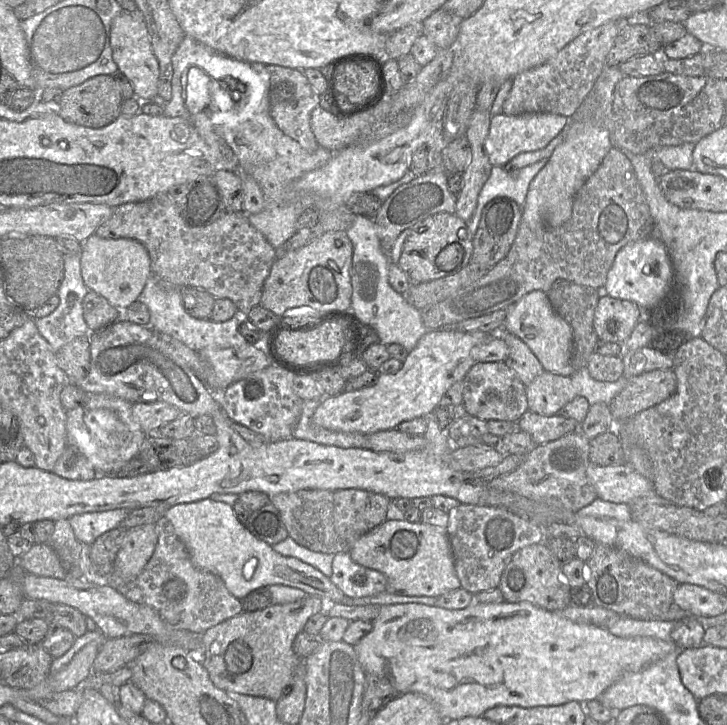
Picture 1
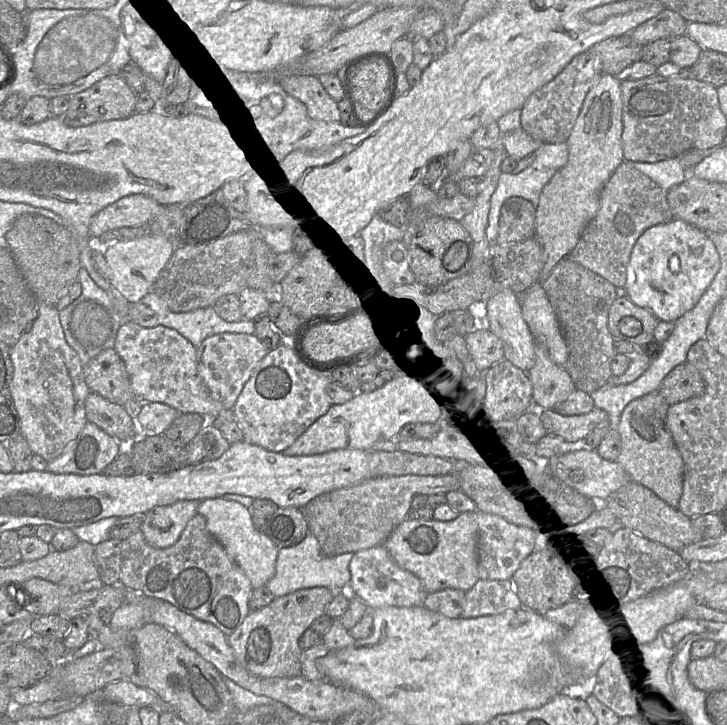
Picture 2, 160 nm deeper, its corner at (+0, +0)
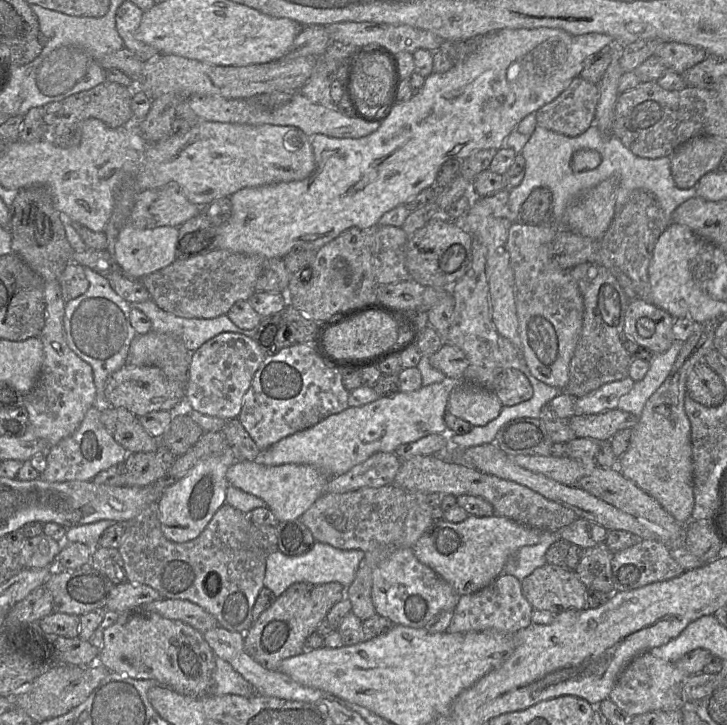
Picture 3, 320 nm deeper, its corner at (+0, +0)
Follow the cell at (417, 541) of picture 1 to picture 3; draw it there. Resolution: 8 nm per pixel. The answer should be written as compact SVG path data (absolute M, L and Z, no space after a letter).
M469 515L464 521L435 521L412 547L416 558L434 570L460 595L476 593L505 571L507 562L524 546L536 545L543 532L501 516Z

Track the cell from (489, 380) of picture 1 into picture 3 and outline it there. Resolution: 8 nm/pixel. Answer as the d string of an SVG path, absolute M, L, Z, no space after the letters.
M504 369L495 379L493 392L499 398L502 406L515 406L529 400L533 388L528 378L518 369Z

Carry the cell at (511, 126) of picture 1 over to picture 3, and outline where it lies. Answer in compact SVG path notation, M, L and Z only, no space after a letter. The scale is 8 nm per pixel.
M542 27L542 28L534 28L534 29L525 29L525 28L521 28L521 29L502 29L499 31L495 31L495 32L491 32L488 34L485 34L483 36L480 37L474 37L474 38L479 38L479 46L476 49L476 51L474 53L472 53L470 56L468 56L464 61L459 62L459 63L455 63L453 65L453 67L444 73L431 73L429 76L427 76L425 78L425 82L424 85L422 87L422 89L415 95L413 95L411 97L410 100L406 101L406 102L400 102L398 103L390 112L389 116L387 117L387 119L380 124L379 128L374 131L373 133L365 136L365 137L361 137L358 139L352 139L352 138L333 138L333 137L329 137L323 134L317 134L317 135L313 135L310 137L311 140L311 144L312 144L312 148L313 148L313 153L314 153L314 157L315 157L315 163L316 163L316 168L314 170L314 172L307 178L303 179L303 180L297 180L297 181L290 181L290 182L281 182L281 183L276 183L276 184L271 184L271 185L264 185L264 186L259 186L259 187L249 187L249 188L243 188L238 190L237 192L235 192L233 195L230 196L231 199L231 203L232 203L232 213L231 216L229 218L229 220L225 223L223 223L222 225L218 226L217 229L217 248L218 249L225 249L225 250L229 250L231 252L235 252L235 253L241 253L241 254L246 254L246 255L259 255L262 256L266 259L270 259L270 258L284 258L289 251L292 248L305 248L305 249L314 249L314 250L319 250L322 246L326 245L327 243L331 242L332 240L334 240L336 237L338 237L342 232L344 232L345 230L351 228L351 227L357 227L361 230L373 230L376 226L377 223L379 221L379 219L381 218L381 216L383 214L385 214L386 212L388 212L389 210L399 206L399 205L404 205L407 201L409 201L410 199L412 199L413 197L415 197L417 194L419 194L422 190L432 187L435 185L435 181L436 181L436 177L437 177L437 173L440 169L440 167L442 166L442 164L444 162L446 162L449 159L458 159L458 160L463 160L465 158L467 158L468 156L470 156L472 153L474 153L475 151L478 150L482 150L482 149L500 149L502 148L502 144L503 141L506 139L506 137L508 135L510 135L517 127L517 125L519 124L519 122L526 117L527 115L531 114L531 113L536 113L541 107L543 107L544 105L552 102L554 99L556 99L568 86L569 84L572 82L572 80L574 78L576 78L583 67L584 61L591 55L605 49L605 48L609 48L612 46L612 44L614 43L614 39L611 36L605 35L605 34L600 34L600 33L588 33L588 34L583 34L583 35L572 35L567 33L564 30L561 29L556 29L556 28L546 28L546 27Z

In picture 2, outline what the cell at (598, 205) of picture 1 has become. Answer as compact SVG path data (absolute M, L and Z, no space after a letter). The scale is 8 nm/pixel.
M624 160L614 171L600 193L599 209L581 234L575 248L566 257L612 283L621 291L625 287L627 266L638 238L649 228L674 219L664 192L652 179Z

